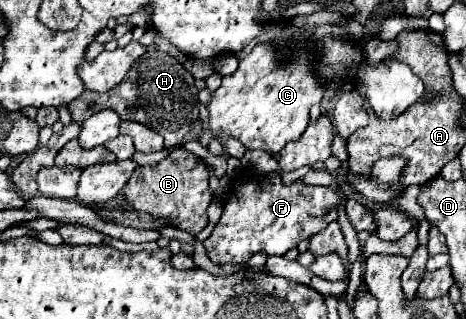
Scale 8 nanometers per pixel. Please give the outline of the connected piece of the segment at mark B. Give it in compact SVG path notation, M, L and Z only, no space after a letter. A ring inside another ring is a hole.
M173 148L157 166L137 166L135 182L127 182L123 192L133 210L149 212L157 218L171 218L173 226L187 230L191 236L207 226L207 208L213 200L209 170L199 156L187 152L185 148Z

